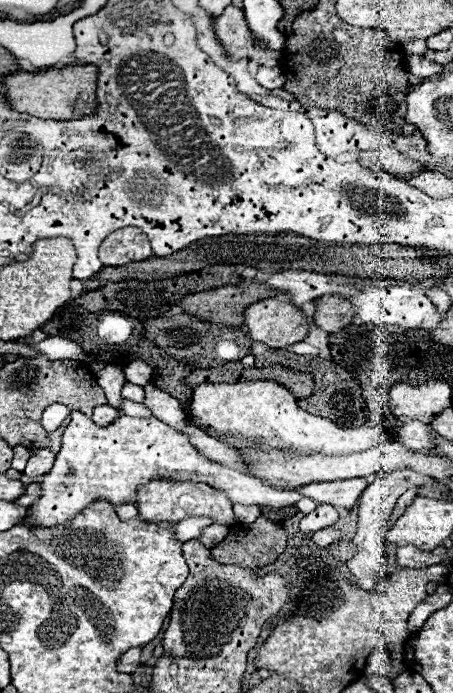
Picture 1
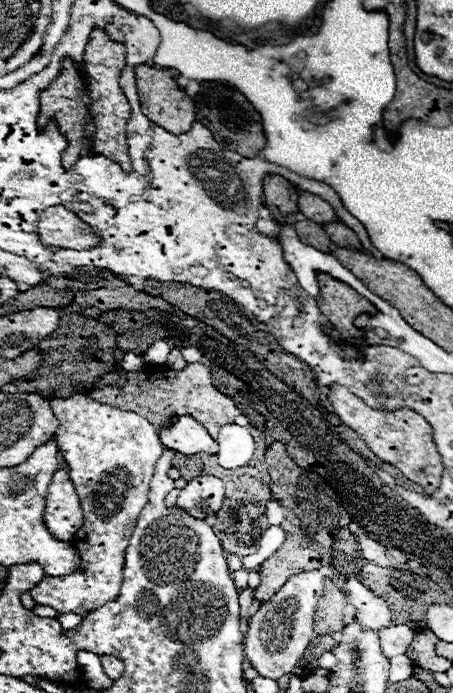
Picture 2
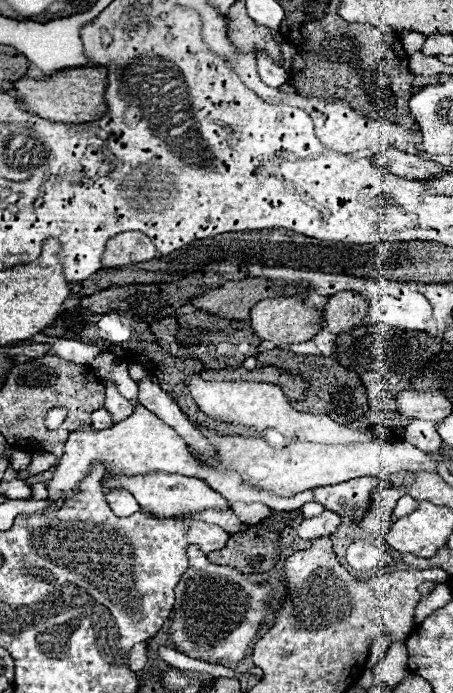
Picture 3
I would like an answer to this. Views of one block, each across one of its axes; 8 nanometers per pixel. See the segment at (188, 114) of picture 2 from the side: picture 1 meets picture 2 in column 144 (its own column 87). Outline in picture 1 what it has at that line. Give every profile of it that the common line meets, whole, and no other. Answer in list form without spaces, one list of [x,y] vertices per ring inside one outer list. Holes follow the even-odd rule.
[[[66,66],[66,68],[52,68],[46,72],[18,72],[10,74],[4,80],[2,92],[8,104],[16,112],[24,112],[30,116],[38,116],[44,120],[74,120],[86,114],[94,114],[98,110],[96,98],[96,84],[98,84],[98,68],[96,66]]]

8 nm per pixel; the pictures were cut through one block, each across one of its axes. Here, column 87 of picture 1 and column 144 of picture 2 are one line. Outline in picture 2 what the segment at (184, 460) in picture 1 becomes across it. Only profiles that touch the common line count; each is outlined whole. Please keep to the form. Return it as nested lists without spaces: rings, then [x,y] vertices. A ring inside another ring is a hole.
[[[74,394],[70,398],[54,398],[54,400],[50,400],[50,406],[60,422],[54,438],[56,438],[62,458],[68,462],[70,478],[76,486],[76,492],[80,498],[80,508],[84,514],[82,528],[76,532],[76,538],[70,540],[72,546],[76,546],[76,552],[80,554],[82,570],[66,574],[66,576],[48,576],[46,574],[34,588],[30,588],[30,594],[36,604],[52,606],[60,614],[74,612],[74,614],[86,616],[88,612],[92,612],[92,610],[104,606],[108,600],[116,598],[120,592],[124,552],[132,538],[136,520],[148,502],[150,480],[154,476],[156,462],[164,452],[164,446],[158,438],[156,428],[152,426],[152,422],[146,416],[128,412],[128,410],[120,410],[120,408],[114,408],[108,404],[100,404],[86,394]]]

